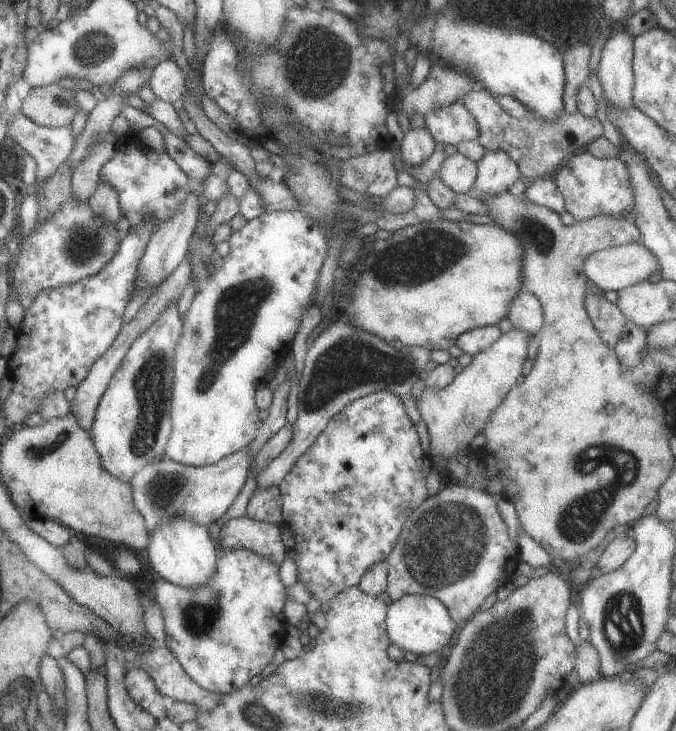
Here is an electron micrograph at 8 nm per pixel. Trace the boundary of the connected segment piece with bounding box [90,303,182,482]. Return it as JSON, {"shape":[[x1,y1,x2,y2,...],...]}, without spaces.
{"shape":[[171,303,133,342,128,346,123,360,113,371,106,389,98,400,94,421,90,428,100,465,116,479,127,481,143,465,163,456,163,451,171,430,169,418,169,395,172,383,172,350,182,331,181,316,176,304]]}

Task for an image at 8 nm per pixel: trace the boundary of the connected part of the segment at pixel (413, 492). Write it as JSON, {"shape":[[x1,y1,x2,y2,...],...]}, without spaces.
{"shape":[[366,394,335,413,280,480,281,528,293,534,281,536,284,556,293,560,296,580,320,604,332,601,342,590,358,586,363,573,391,552,409,514,428,497,425,477,431,458,419,447,413,426,396,394]]}

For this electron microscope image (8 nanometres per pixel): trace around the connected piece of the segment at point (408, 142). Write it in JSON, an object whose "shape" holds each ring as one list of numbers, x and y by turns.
{"shape":[[409,129,401,138,400,153,405,168,421,164,435,150,435,142,427,129]]}

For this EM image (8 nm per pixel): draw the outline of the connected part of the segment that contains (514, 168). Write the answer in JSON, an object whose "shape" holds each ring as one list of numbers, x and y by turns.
{"shape":[[487,151,476,162,477,176,470,186,469,196,494,197,507,191,516,180,520,180,518,166,501,151]]}

